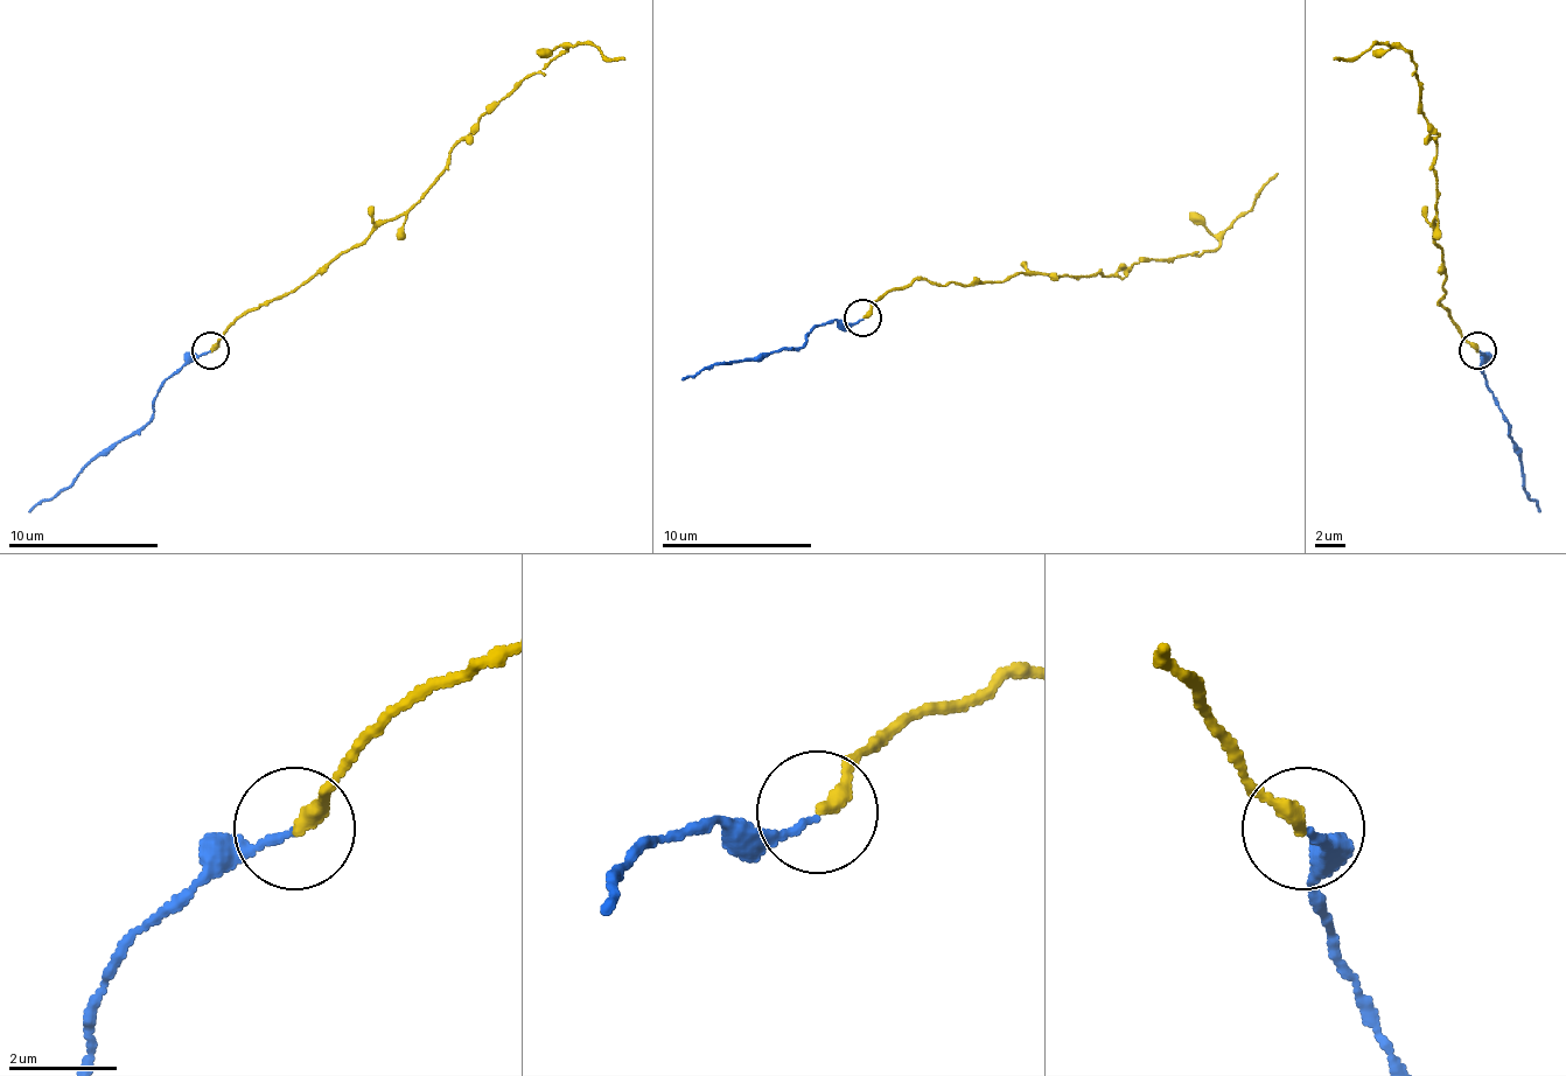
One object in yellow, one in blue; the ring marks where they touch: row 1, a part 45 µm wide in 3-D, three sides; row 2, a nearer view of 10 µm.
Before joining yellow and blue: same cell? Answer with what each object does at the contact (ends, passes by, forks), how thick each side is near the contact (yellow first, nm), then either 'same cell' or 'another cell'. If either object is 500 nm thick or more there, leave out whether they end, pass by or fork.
yellow ends there; blue ends there; 300 nm thick on the yellow side, 120 nm on the other; same cell

